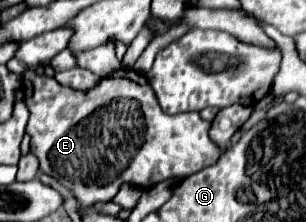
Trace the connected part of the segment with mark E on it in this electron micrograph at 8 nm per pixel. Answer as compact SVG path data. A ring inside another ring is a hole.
M117 69L87 91L75 91L57 83L53 77L27 71L23 73L23 89L25 105L31 113L27 123L31 153L39 159L41 171L69 187L81 205L111 201L121 183L133 183L147 189L169 177L189 177L221 157L221 149L209 139L209 121L203 121L199 113L163 113L147 77L131 69Z

